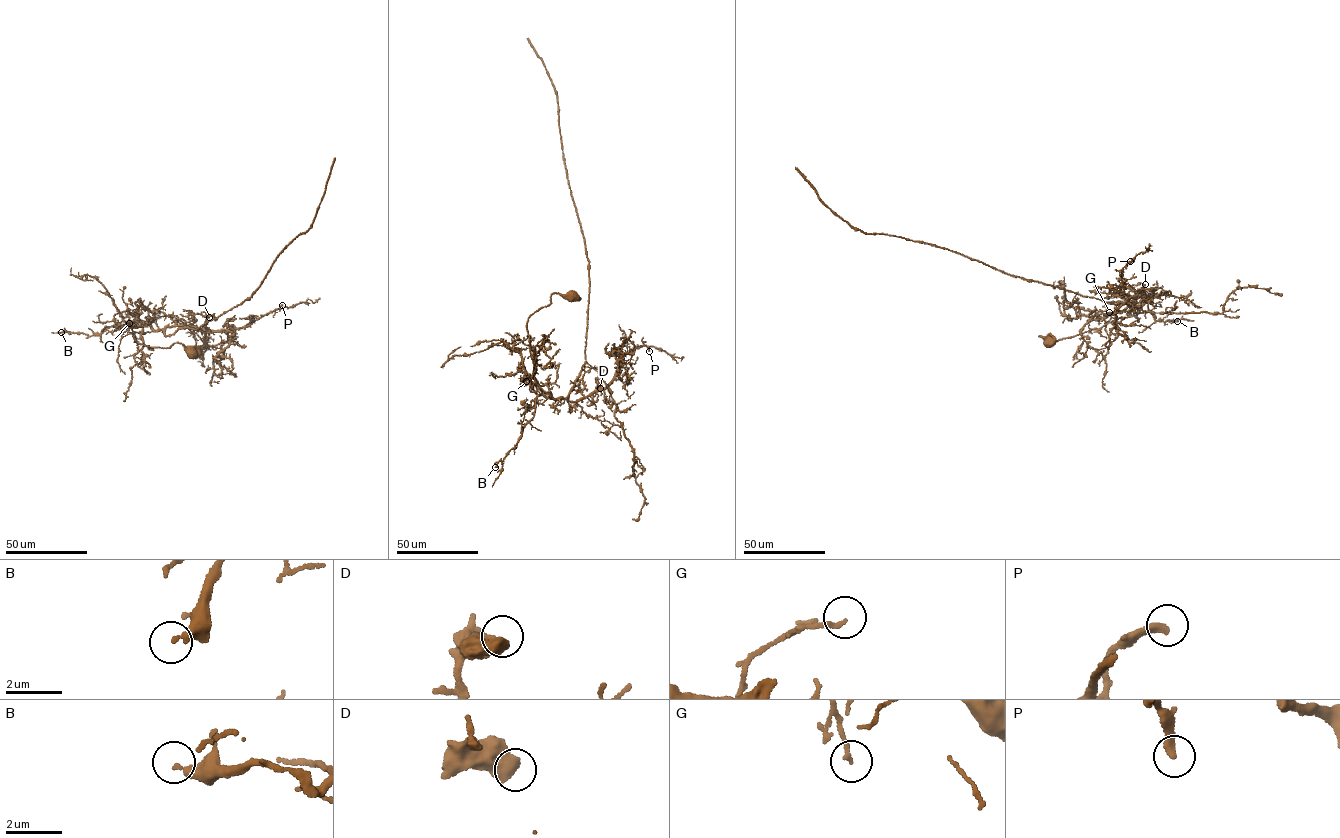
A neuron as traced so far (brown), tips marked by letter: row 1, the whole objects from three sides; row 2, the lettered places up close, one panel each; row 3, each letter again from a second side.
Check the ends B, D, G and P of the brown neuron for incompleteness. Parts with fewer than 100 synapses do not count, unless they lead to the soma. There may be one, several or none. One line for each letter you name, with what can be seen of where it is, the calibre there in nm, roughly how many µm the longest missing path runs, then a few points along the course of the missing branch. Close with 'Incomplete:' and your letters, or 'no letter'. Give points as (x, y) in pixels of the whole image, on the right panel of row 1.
Incomplete: no letter

